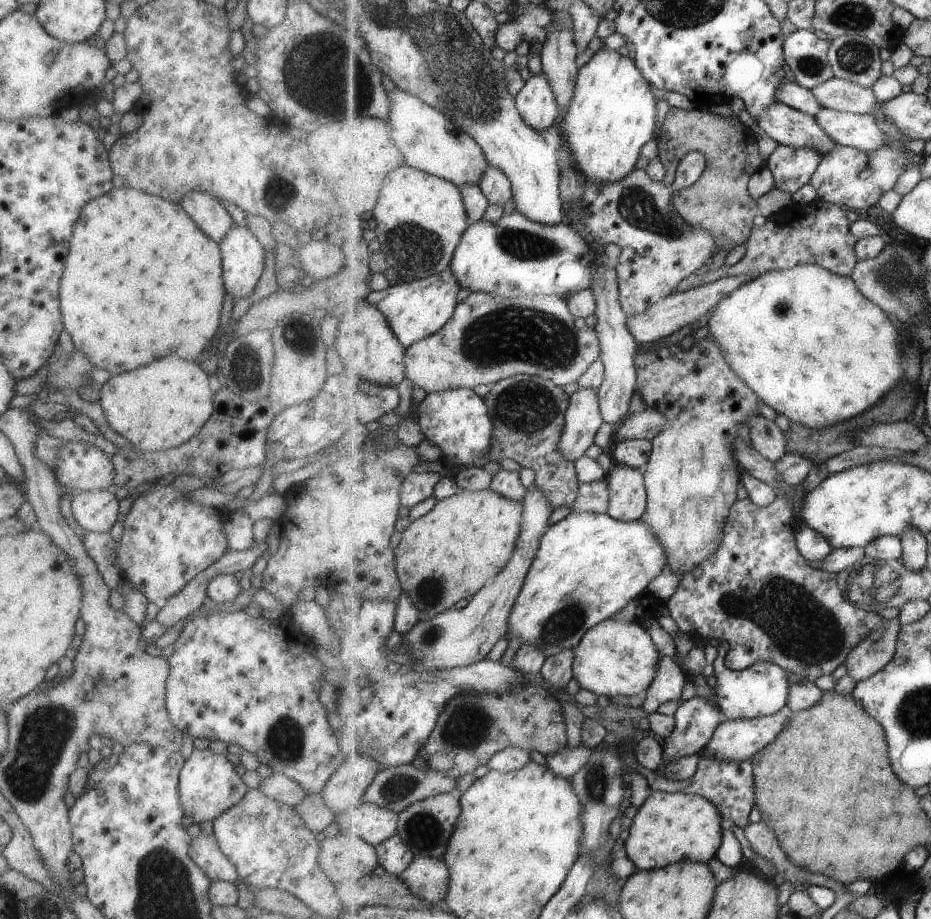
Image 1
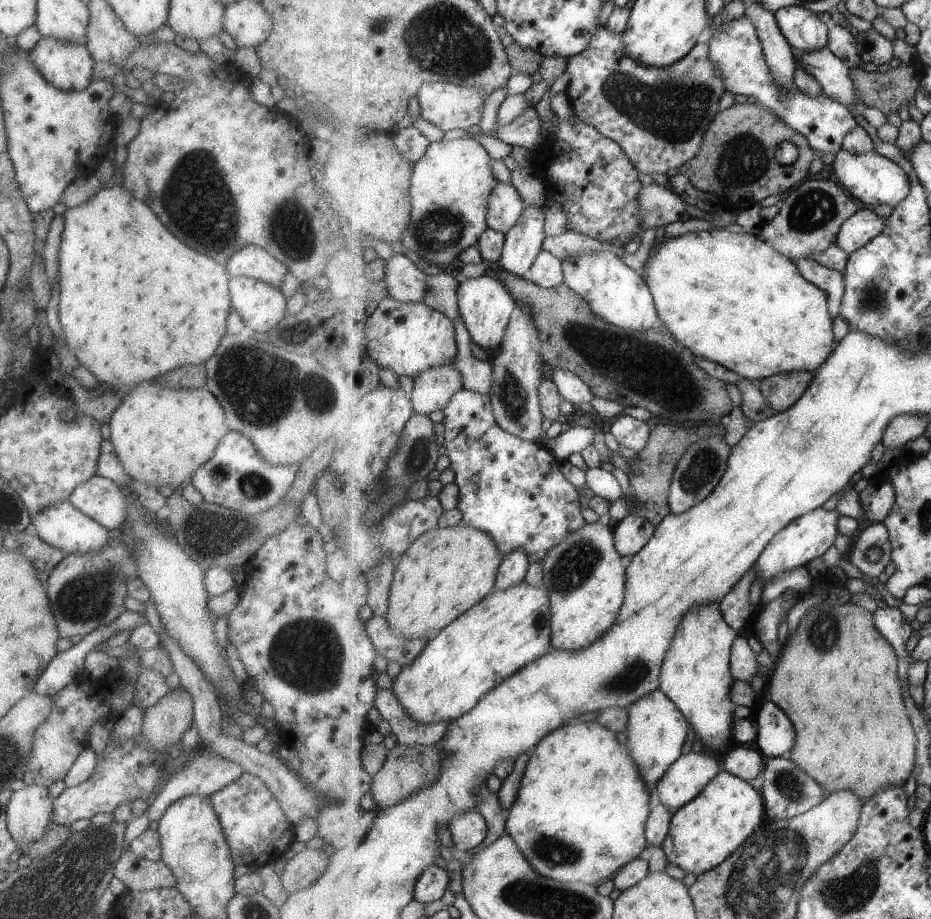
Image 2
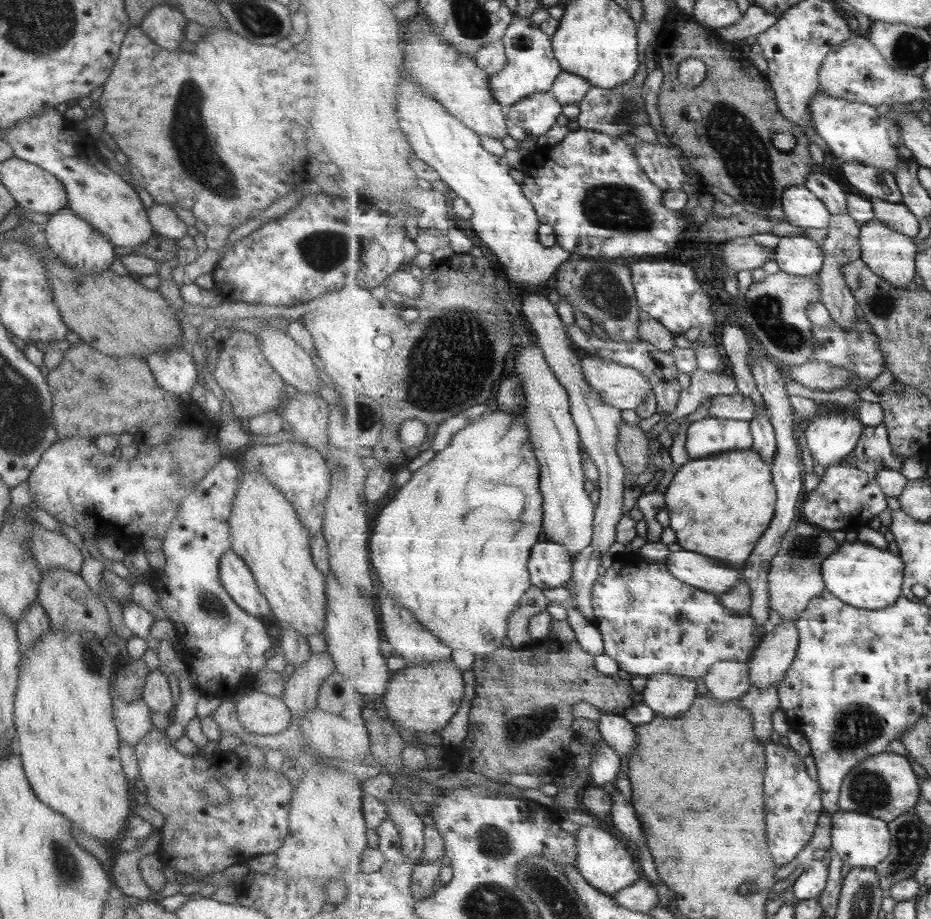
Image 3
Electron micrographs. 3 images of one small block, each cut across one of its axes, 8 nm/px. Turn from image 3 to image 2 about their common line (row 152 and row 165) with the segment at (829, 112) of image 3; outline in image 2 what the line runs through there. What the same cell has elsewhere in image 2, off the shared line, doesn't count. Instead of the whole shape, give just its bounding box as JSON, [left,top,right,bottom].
[833,149,911,209]

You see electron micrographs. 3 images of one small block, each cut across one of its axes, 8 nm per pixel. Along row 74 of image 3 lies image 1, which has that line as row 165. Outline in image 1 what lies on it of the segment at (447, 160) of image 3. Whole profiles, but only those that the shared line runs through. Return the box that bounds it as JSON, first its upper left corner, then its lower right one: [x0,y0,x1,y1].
[368,164,471,279]

